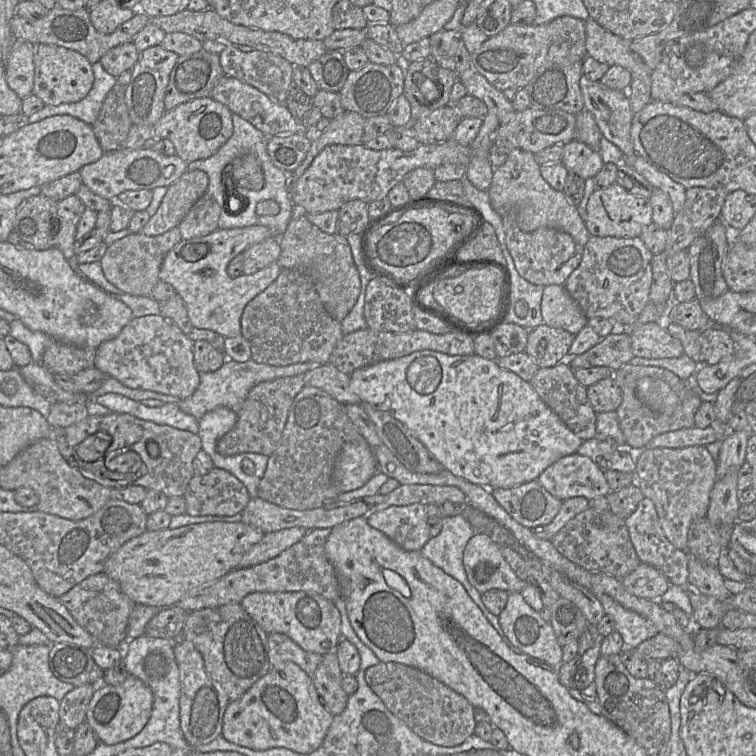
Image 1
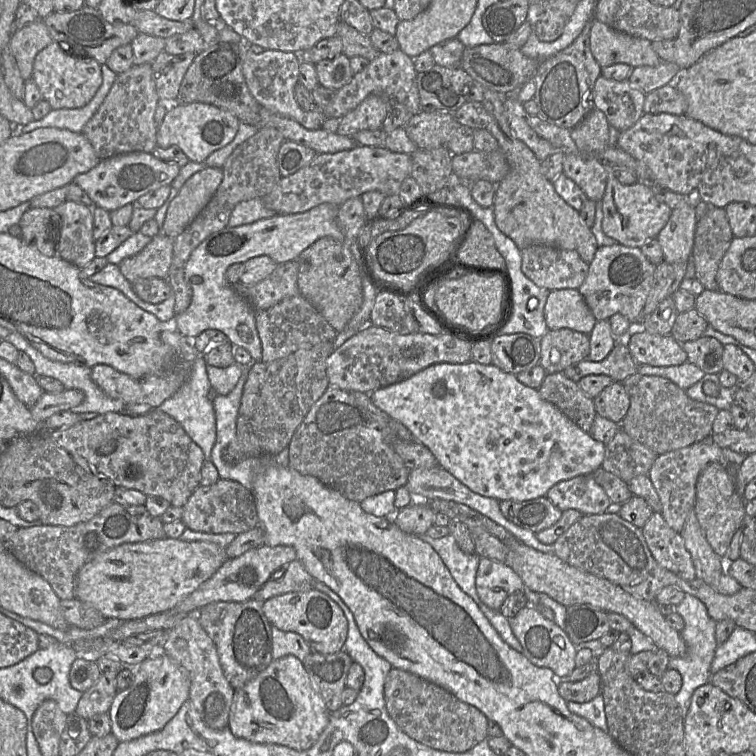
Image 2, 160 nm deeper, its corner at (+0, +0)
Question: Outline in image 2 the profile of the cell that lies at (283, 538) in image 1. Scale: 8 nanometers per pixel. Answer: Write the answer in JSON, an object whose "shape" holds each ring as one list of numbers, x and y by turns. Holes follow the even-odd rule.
{"shape":[[265,546,251,549,238,558,228,559,209,579,195,591,166,612,194,615,205,605,213,602,245,602,251,600,271,574,296,559,296,551,290,546]]}

